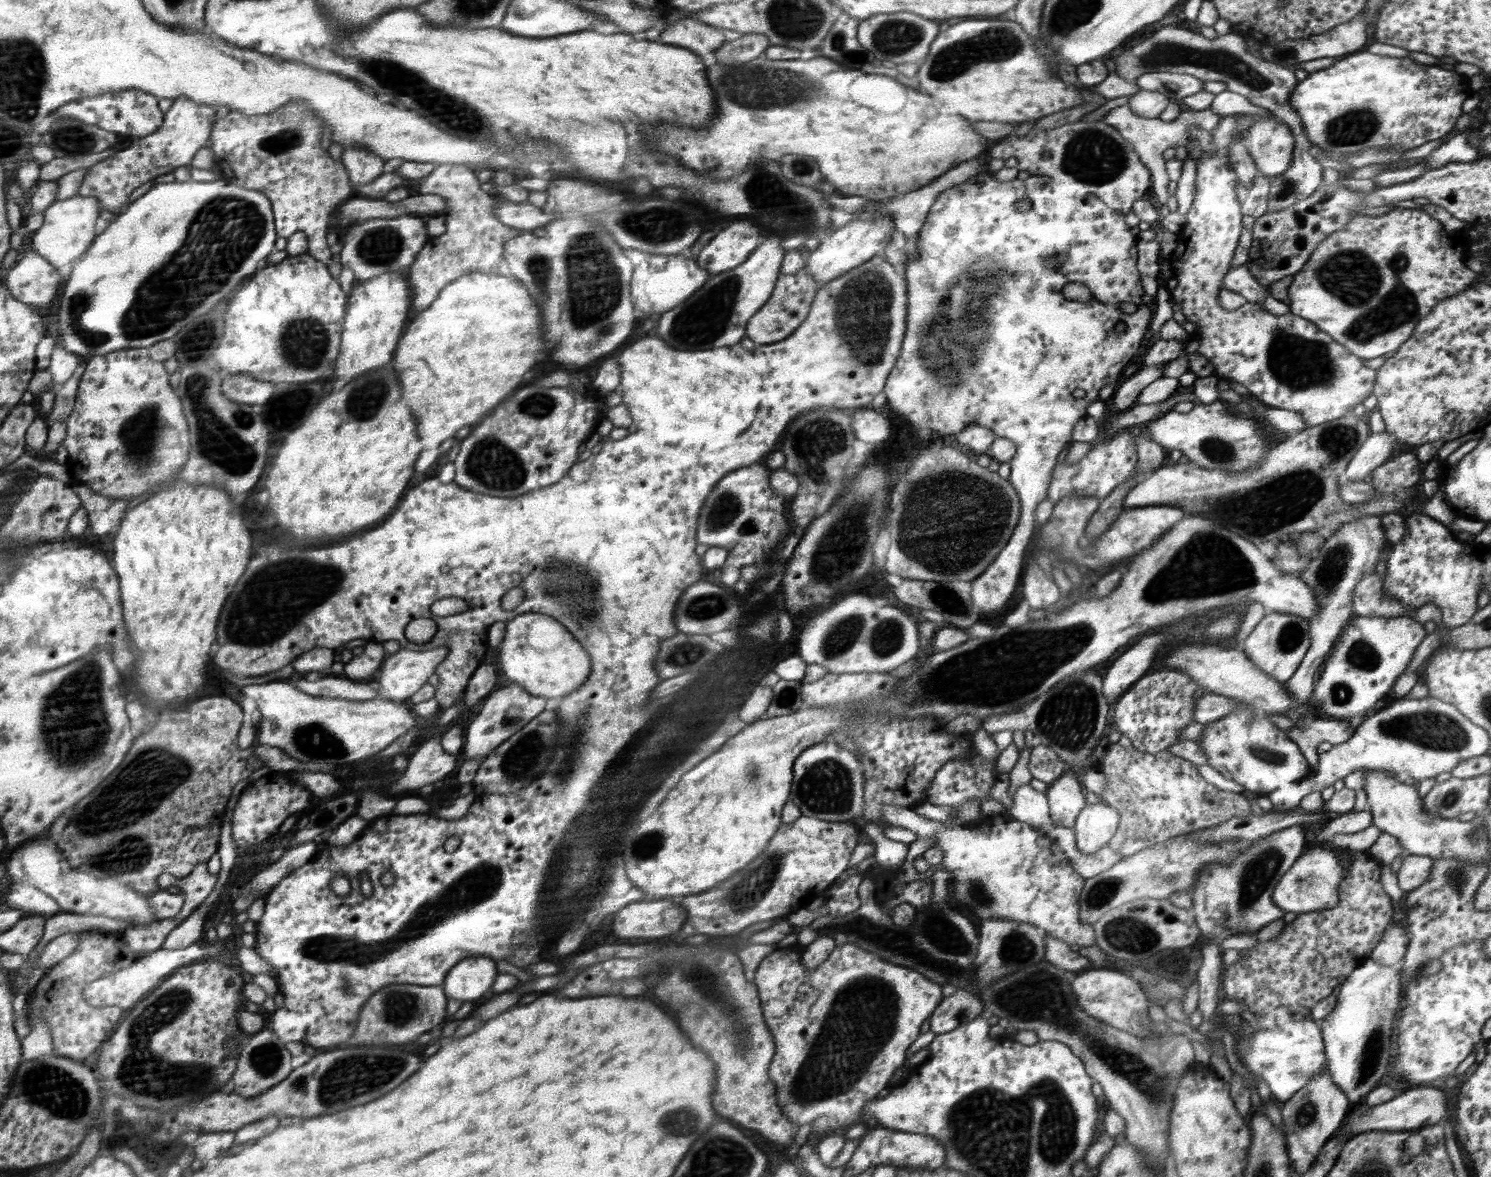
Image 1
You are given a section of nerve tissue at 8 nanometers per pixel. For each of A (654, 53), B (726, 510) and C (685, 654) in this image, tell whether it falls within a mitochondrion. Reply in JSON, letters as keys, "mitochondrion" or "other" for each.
{"A":"other","B":"mitochondrion","C":"mitochondrion"}

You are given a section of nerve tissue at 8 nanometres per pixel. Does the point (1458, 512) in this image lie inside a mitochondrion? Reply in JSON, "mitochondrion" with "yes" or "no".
{"mitochondrion":"no"}

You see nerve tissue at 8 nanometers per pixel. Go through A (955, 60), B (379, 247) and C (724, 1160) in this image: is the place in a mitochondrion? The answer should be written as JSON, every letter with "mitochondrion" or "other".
{"A":"mitochondrion","B":"mitochondrion","C":"mitochondrion"}

